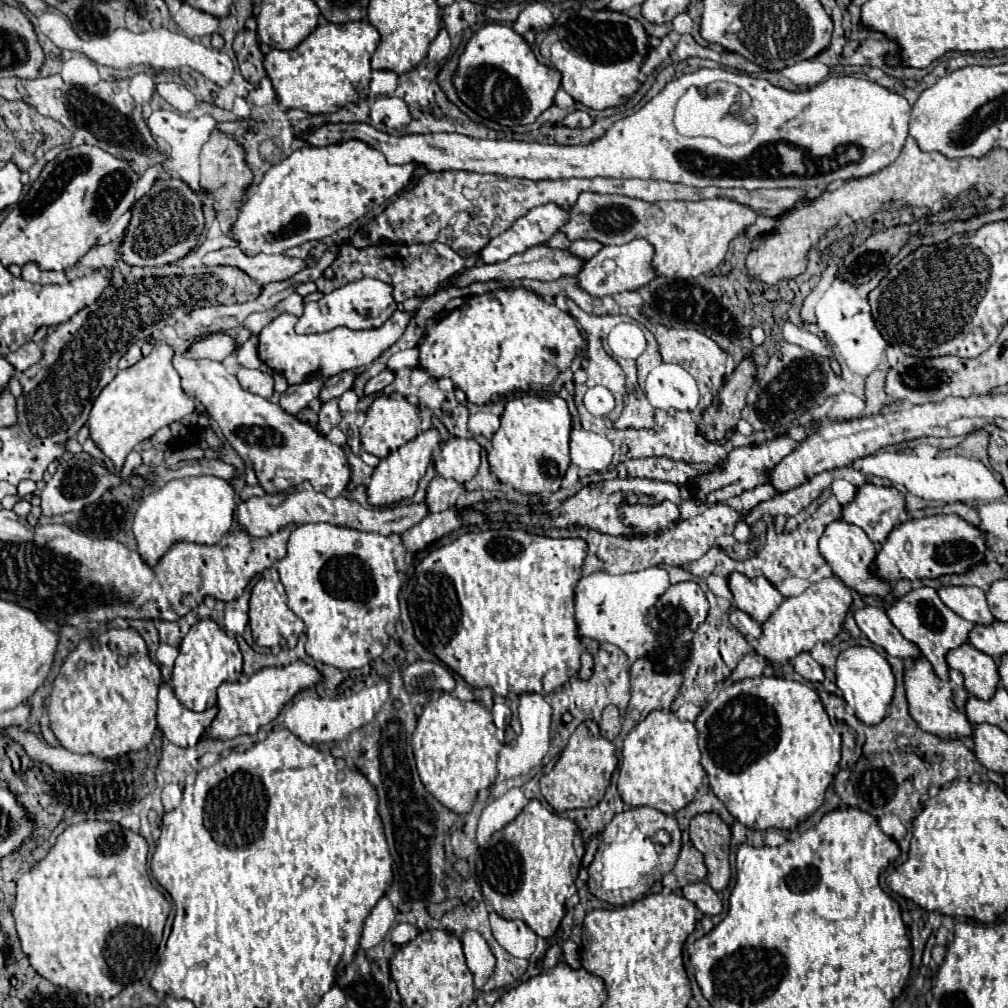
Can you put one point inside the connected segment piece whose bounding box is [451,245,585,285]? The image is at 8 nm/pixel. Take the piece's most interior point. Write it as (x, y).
(540, 262)

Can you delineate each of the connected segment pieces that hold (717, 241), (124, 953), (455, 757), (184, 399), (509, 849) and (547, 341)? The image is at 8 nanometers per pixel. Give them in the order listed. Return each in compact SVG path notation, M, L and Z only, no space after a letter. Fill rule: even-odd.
M583 193L571 209L571 219L561 231L571 239L597 239L603 245L623 245L635 237L647 239L655 247L653 267L665 277L699 277L721 265L733 239L757 221L759 213L731 199L703 201L655 201L647 203L623 195Z
M83 821L83 823L67 827L57 837L57 843L51 847L47 857L41 859L31 871L21 875L21 879L17 881L17 901L15 901L15 907L13 907L13 917L15 917L15 925L17 925L17 933L19 933L19 939L21 939L23 953L29 957L31 967L41 977L45 977L47 981L51 981L59 987L67 987L69 991L75 991L75 993L85 993L85 995L95 995L95 997L101 997L101 999L111 999L119 991L123 991L129 983L141 979L145 975L145 971L149 969L151 959L155 957L157 947L161 943L161 935L163 935L163 927L165 927L169 911L171 911L171 907L169 907L167 899L163 897L161 891L157 891L151 885L151 879L147 875L147 841L139 833L123 829L121 825L117 825L117 835L115 835L115 825L113 823Z
M441 693L435 701L425 705L411 739L425 789L455 813L467 813L475 803L477 793L495 783L497 755L504 744L504 731L495 726L487 707L477 701L459 701L449 693Z
M169 343L155 345L147 357L119 371L93 403L89 413L89 437L103 449L115 467L123 465L125 457L137 443L151 439L161 427L181 421L195 411L195 399L181 389L181 379L173 367L175 353L177 349Z
M533 799L517 815L515 821L511 821L501 831L493 833L491 841L479 851L479 859L475 865L475 879L483 891L485 901L493 907L493 911L499 917L521 919L539 937L551 937L557 931L563 915L566 914L566 901L577 893L576 880L583 851L585 851L585 845L575 821L549 811L537 799Z
M517 287L517 289L497 289L497 291L489 291L489 293L485 293L485 295L473 297L469 303L461 305L459 309L451 311L451 313L449 313L447 317L443 317L441 321L433 323L433 325L427 329L425 341L419 345L421 369L427 371L427 373L433 375L433 377L451 377L453 383L455 383L455 387L459 387L461 391L465 391L467 399L469 399L471 403L477 403L477 405L485 405L485 403L491 405L491 403L497 403L497 401L501 401L503 397L507 397L507 395L511 395L511 393L517 393L517 391L551 391L551 393L559 393L561 387L563 387L567 381L573 379L573 373L575 373L577 369L581 369L581 361L583 361L585 357L587 357L587 341L585 341L585 337L581 335L581 331L579 331L575 319L573 319L569 313L561 311L557 305L547 303L545 299L541 299L539 295L535 295L535 293L531 293L531 291L523 289L523 287Z

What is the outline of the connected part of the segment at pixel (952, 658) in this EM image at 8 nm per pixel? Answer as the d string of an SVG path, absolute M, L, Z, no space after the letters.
M961 645L947 653L947 663L965 677L965 689L977 699L991 699L999 687L999 669L993 657L977 651L973 645Z

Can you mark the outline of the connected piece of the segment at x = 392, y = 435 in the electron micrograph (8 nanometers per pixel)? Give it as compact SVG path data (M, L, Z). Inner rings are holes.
M381 395L367 409L367 421L359 429L359 433L361 433L361 445L369 453L373 453L379 459L383 459L391 451L399 449L401 445L405 445L407 441L411 441L413 437L417 437L419 425L421 425L421 419L419 419L419 411L417 411L415 405L411 405L407 399L391 399L387 395Z

